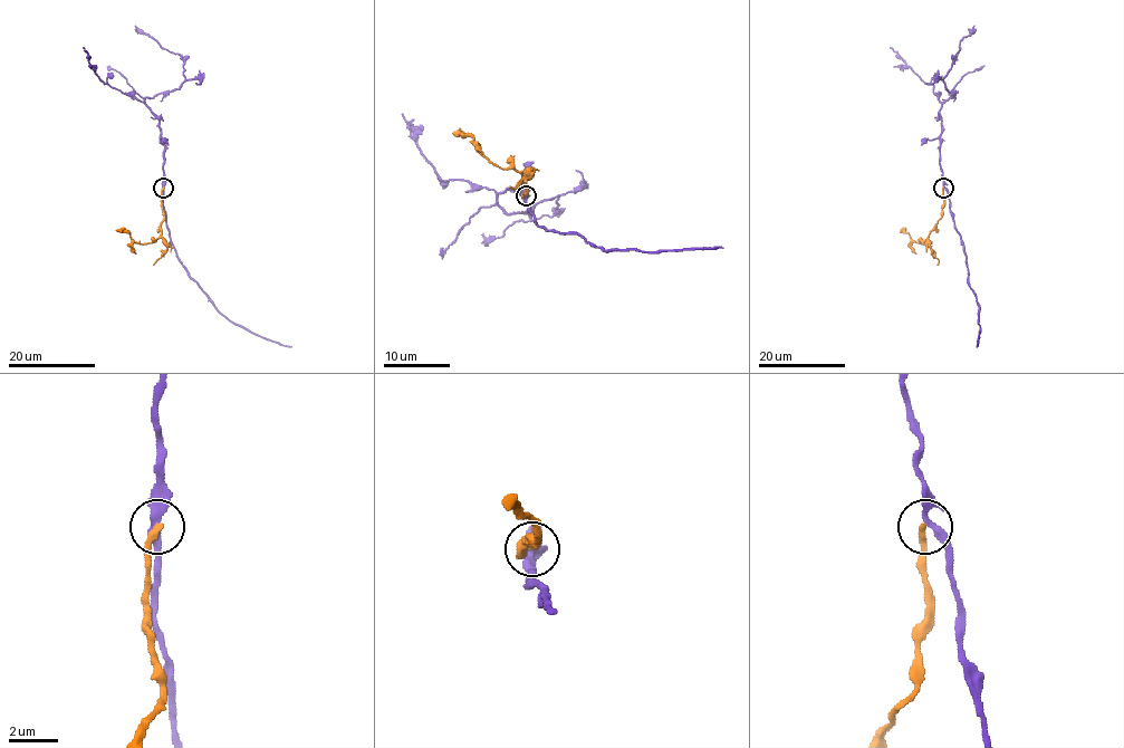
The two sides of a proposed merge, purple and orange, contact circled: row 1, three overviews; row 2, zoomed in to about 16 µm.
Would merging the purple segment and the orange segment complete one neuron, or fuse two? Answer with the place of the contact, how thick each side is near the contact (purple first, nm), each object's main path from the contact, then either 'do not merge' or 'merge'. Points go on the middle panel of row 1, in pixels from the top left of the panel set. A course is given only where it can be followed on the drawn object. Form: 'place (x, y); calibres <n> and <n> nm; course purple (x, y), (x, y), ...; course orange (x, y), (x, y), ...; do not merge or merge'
place (526, 195); calibres 280 and 280 nm; course purple (525, 195), (507, 189), (497, 202), (528, 212), (558, 195), (557, 211), (482, 242); course orange (525, 195), (521, 176), (495, 166), (470, 136), (452, 133); do not merge

